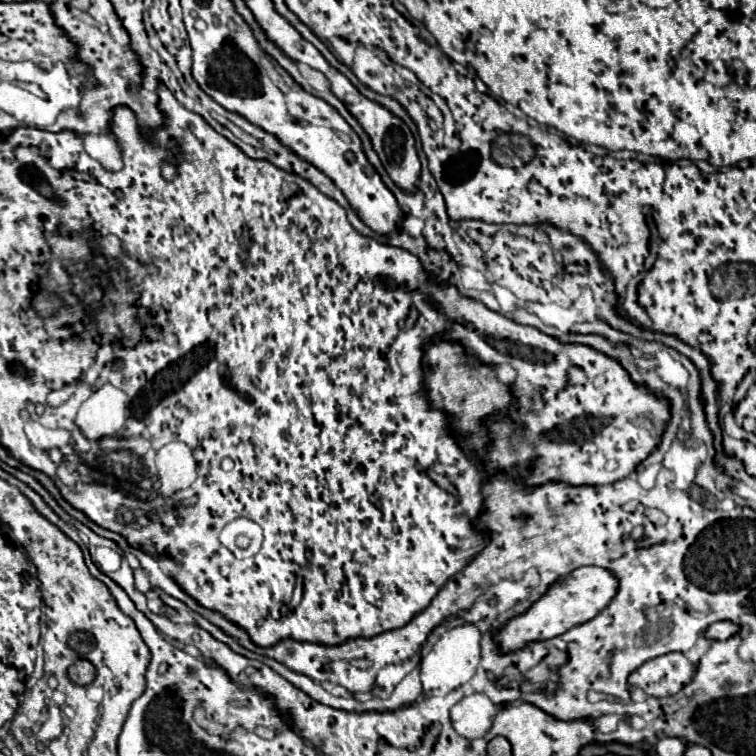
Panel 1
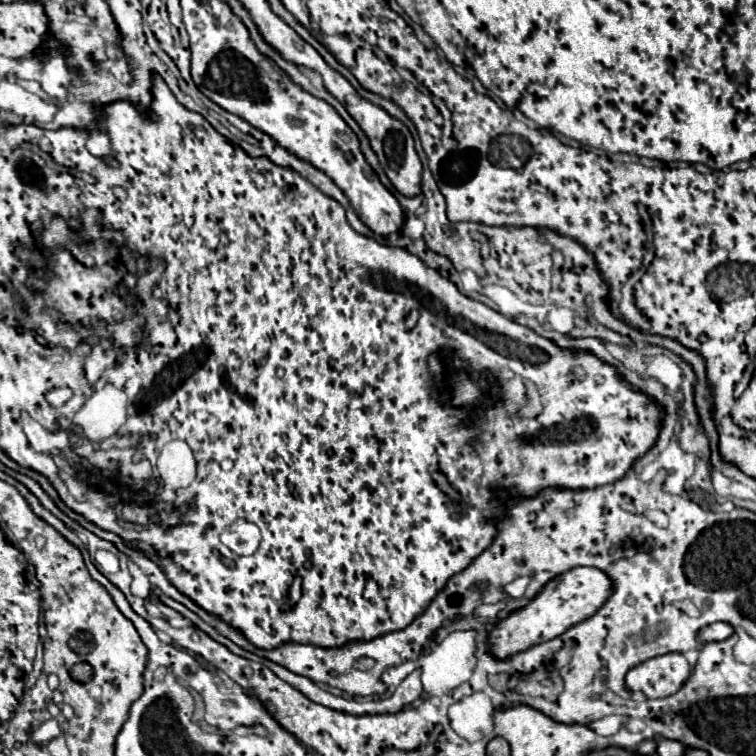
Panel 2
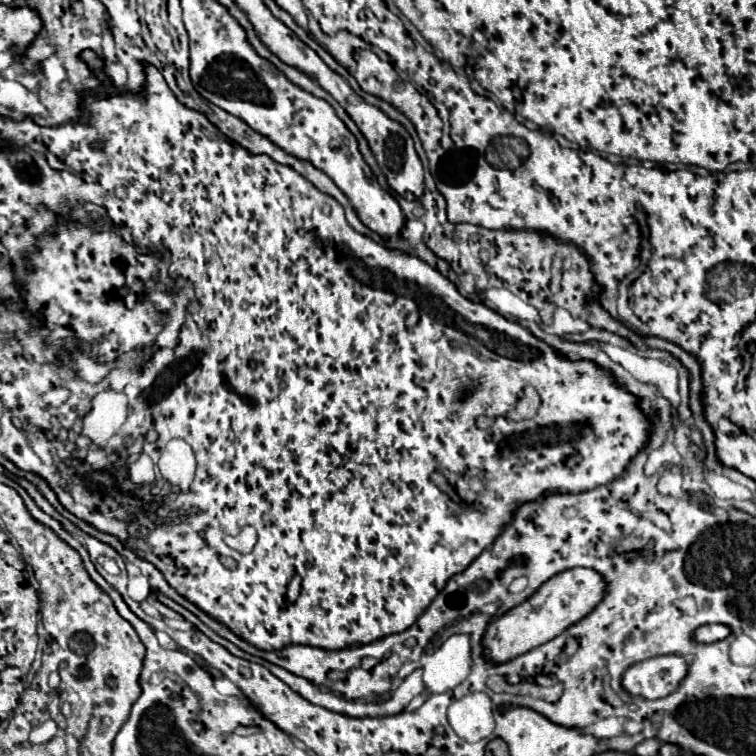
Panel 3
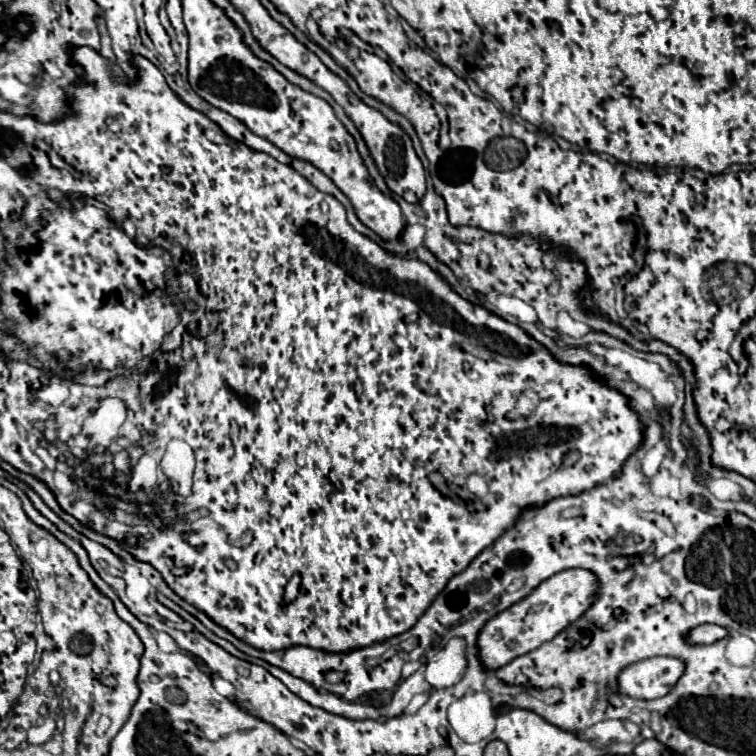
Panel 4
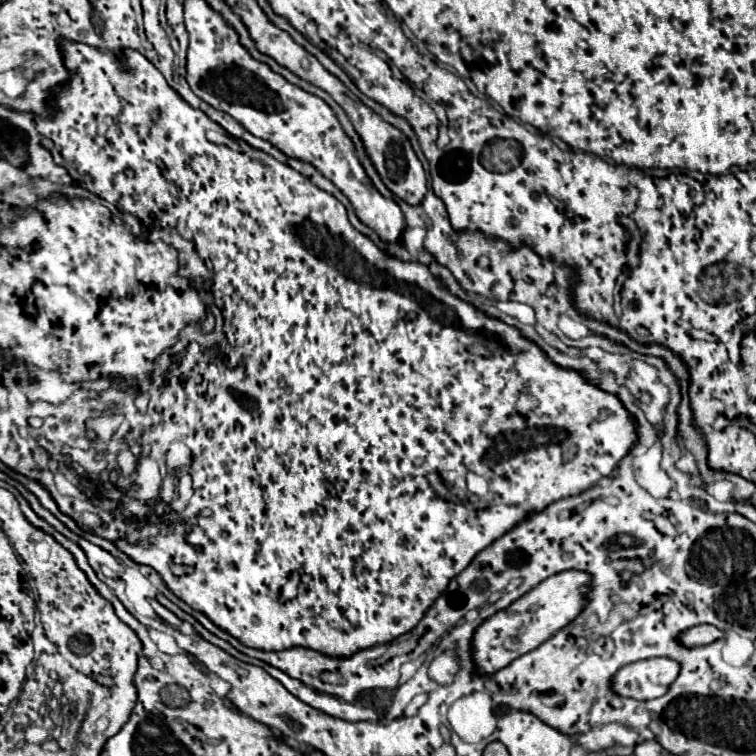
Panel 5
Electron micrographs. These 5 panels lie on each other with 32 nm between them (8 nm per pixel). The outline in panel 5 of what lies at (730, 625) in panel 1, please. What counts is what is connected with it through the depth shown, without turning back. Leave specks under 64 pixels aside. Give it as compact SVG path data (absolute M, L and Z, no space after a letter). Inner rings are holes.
M700 624L684 632L684 646L704 646L724 638L724 632L712 624Z

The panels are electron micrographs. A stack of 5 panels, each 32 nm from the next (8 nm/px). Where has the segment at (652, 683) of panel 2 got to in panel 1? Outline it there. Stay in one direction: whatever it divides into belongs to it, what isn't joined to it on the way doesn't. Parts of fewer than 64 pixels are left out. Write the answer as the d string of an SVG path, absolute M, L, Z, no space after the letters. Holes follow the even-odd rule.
M670 652L632 672L630 684L640 686L648 696L672 696L694 678L694 672L696 666L682 652Z

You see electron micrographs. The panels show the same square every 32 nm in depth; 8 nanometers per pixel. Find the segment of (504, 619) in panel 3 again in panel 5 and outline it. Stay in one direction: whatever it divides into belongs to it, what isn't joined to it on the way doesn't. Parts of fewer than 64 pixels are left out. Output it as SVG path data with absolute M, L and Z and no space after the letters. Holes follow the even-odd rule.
M566 570L546 578L528 594L524 594L514 604L510 604L506 610L500 610L488 620L484 620L474 634L476 668L480 668L480 672L484 674L492 674L508 666L518 656L550 640L558 630L562 630L564 626L568 626L572 620L580 616L580 612L588 604L590 590L592 590L592 578L588 572Z

